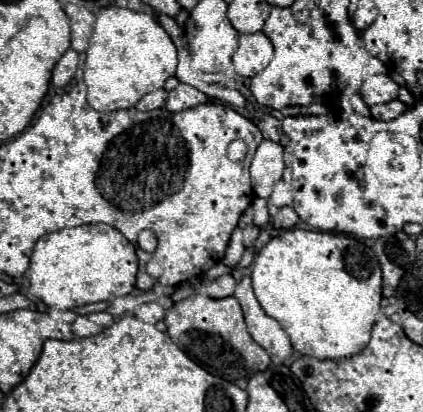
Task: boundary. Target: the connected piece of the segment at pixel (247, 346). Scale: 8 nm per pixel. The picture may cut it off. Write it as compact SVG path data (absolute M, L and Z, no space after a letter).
M194 294L190 298L176 302L166 312L164 322L166 322L166 334L180 346L184 354L188 354L206 372L212 372L214 376L224 378L240 388L246 388L244 384L256 372L272 364L270 352L260 348L260 344L252 340L244 324L242 308L234 296L214 300L214 298L208 298L206 294Z

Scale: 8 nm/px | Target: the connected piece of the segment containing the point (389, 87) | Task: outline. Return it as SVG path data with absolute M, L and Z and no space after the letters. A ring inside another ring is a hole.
M374 74L368 76L360 88L360 98L366 106L382 104L388 100L394 100L398 96L398 84L386 76L386 74Z

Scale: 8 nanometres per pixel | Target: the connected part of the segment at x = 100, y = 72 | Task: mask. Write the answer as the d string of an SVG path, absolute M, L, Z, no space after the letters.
M108 6L98 12L86 56L88 102L100 112L132 108L144 94L162 88L176 70L176 48L164 28L150 14L120 6Z

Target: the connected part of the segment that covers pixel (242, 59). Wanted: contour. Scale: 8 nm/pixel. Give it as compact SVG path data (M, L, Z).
M264 32L242 34L240 46L234 52L234 70L242 76L254 76L268 66L274 56L274 46Z

